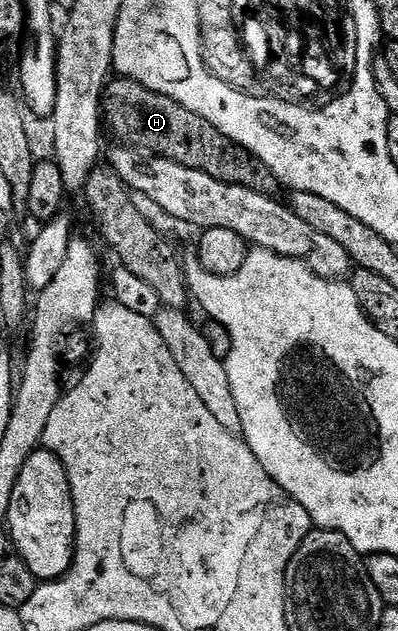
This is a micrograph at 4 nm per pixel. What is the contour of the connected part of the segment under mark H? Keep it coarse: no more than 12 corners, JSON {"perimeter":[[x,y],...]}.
{"perimeter":[[119,76],[102,95],[120,140],[273,194],[272,171],[208,119]]}

